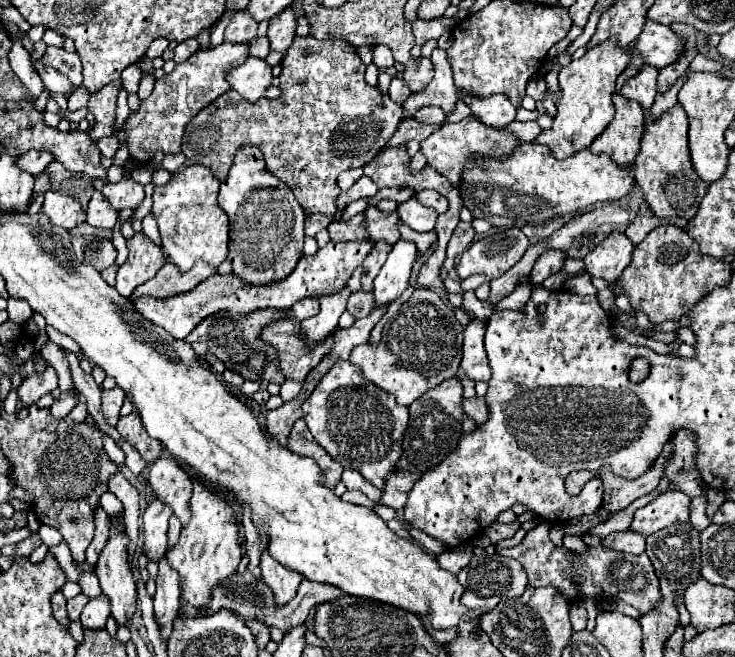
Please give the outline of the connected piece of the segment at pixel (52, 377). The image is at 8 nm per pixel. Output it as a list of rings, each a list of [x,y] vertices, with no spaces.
[[[52,366],[44,374],[30,374],[22,380],[22,384],[16,388],[18,400],[22,402],[22,408],[30,408],[34,402],[38,402],[44,394],[52,392],[58,386],[58,376]]]

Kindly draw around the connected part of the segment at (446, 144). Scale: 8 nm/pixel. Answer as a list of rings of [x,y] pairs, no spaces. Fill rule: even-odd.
[[[466,118],[458,124],[446,122],[438,132],[434,132],[430,138],[426,138],[420,144],[420,152],[426,156],[428,164],[432,168],[436,168],[440,174],[444,174],[452,184],[460,182],[460,170],[468,162],[468,154],[474,152],[474,154],[482,154],[482,156],[488,156],[488,158],[500,158],[500,156],[506,158],[508,152],[512,152],[512,148],[516,148],[516,144],[514,144],[514,138],[508,132],[486,128],[476,118]]]

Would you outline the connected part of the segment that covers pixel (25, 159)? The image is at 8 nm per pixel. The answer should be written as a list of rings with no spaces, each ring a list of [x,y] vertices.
[[[28,150],[26,154],[22,154],[18,158],[18,166],[34,176],[40,174],[40,170],[44,170],[50,162],[52,162],[52,152],[38,152],[38,150]]]

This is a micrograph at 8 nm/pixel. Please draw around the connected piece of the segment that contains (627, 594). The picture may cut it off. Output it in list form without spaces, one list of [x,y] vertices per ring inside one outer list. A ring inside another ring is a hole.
[[[541,522],[530,532],[526,532],[522,544],[514,548],[498,548],[496,552],[506,558],[514,558],[522,564],[522,568],[528,574],[528,580],[534,588],[540,586],[556,586],[562,588],[564,596],[568,600],[574,600],[576,594],[590,596],[590,598],[600,598],[594,592],[602,592],[608,598],[618,598],[624,600],[626,604],[638,608],[642,614],[644,610],[650,610],[650,606],[660,600],[660,588],[658,588],[658,578],[654,574],[652,562],[646,554],[632,556],[632,554],[620,554],[616,550],[604,550],[602,546],[598,548],[588,548],[582,554],[572,554],[570,550],[562,546],[554,546],[549,538],[550,523]]]

